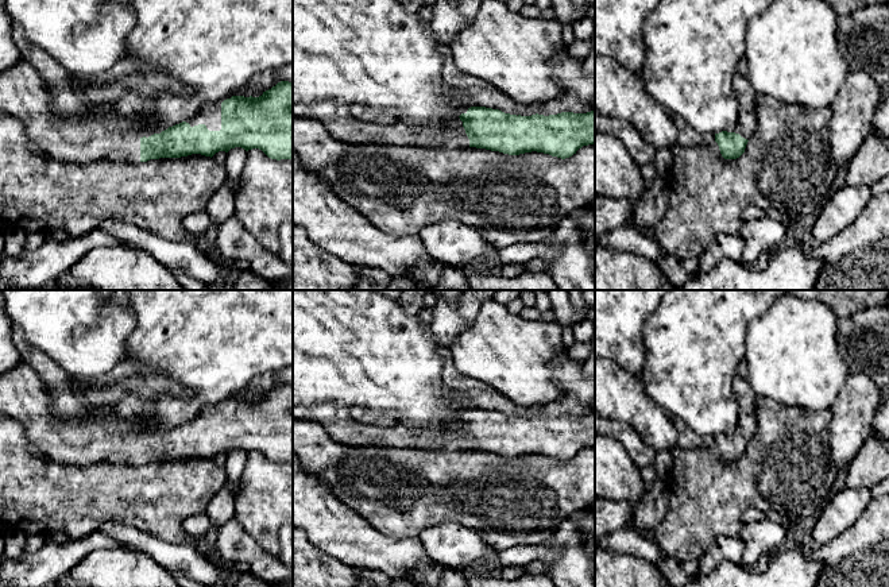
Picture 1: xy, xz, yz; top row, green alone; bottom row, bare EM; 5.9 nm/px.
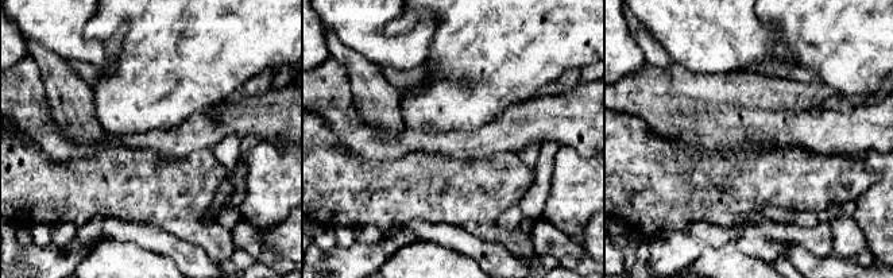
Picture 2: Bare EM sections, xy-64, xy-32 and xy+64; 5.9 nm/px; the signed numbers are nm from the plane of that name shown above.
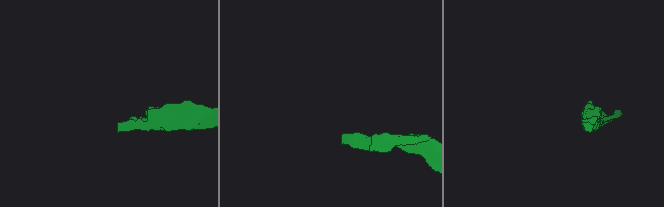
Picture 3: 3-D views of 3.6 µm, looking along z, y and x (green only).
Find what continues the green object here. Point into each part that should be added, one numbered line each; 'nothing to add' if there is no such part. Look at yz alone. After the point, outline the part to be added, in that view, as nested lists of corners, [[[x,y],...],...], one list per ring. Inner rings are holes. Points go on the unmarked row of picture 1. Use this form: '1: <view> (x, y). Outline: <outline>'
1: yz (746, 428). Outline: [[[735,375],[733,381],[734,395],[739,403],[739,422],[733,435],[750,441],[757,430],[755,399],[757,394],[747,379]]]

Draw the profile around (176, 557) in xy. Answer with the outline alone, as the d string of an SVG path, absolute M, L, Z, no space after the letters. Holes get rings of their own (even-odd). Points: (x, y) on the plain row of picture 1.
M107 522L100 530L111 537L113 545L146 553L169 572L179 572L206 587L225 587L236 576L231 565L208 560L190 545L171 544L150 532L121 524Z

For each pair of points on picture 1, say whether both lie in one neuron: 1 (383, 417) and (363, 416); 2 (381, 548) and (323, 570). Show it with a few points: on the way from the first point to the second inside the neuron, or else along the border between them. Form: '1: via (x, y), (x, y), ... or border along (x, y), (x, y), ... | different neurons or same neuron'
1: via (378, 417), (368, 416) | same neuron
2: border along (314, 545), (346, 564), (373, 570) | different neurons

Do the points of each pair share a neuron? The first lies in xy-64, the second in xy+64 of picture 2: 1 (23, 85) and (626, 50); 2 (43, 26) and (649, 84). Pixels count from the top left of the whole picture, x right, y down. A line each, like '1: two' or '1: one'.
1: two
2: two

